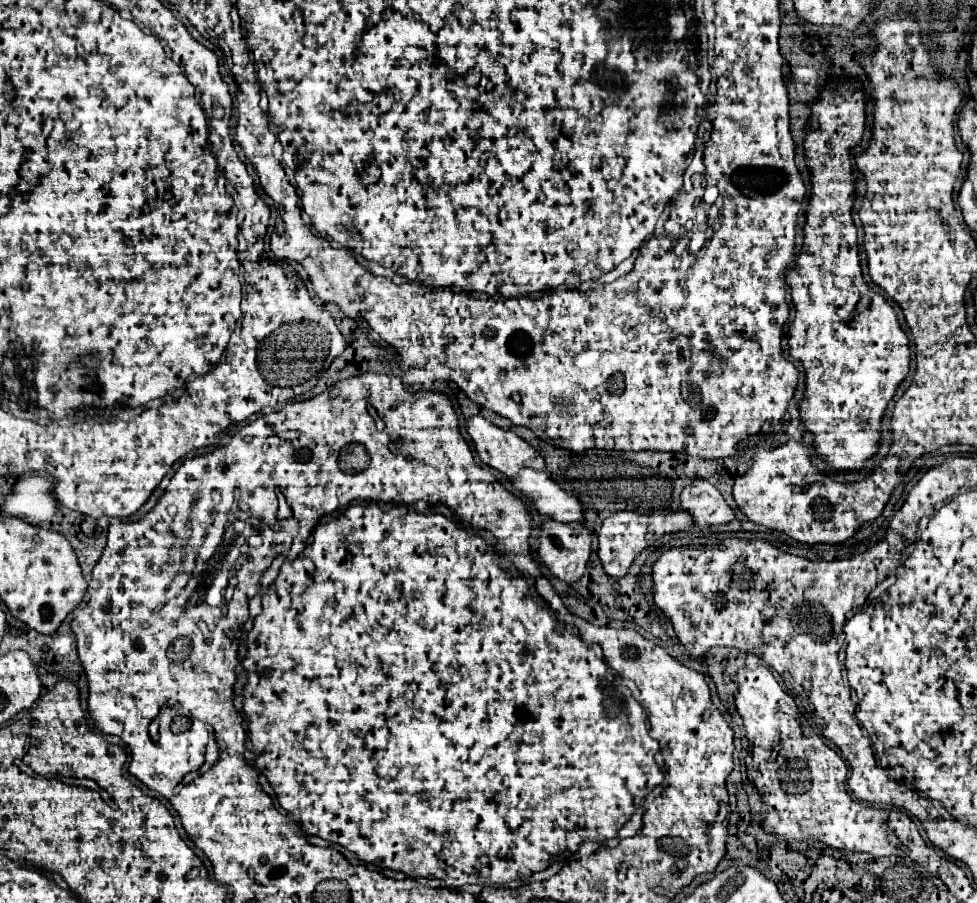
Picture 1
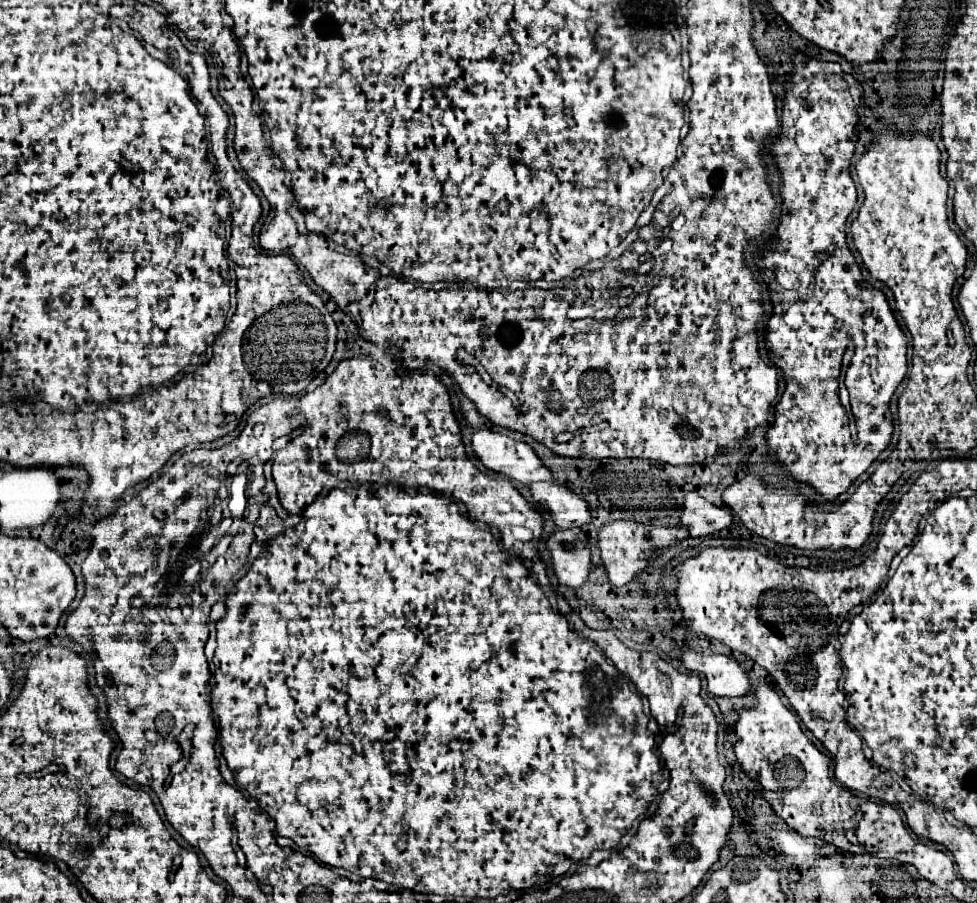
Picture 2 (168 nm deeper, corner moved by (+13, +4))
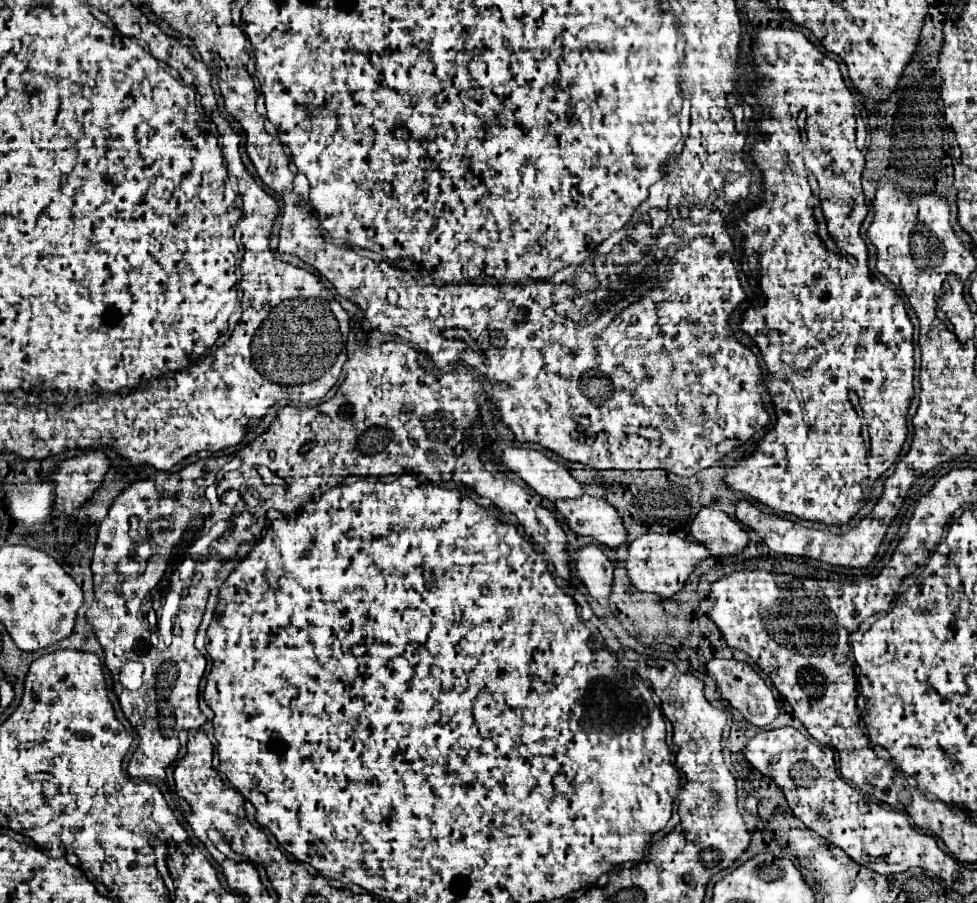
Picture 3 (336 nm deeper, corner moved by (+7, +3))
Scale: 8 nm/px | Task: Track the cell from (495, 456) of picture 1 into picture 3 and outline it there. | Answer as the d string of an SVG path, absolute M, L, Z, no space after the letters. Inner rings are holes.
M507 446L501 450L501 460L511 472L515 472L523 482L527 482L537 494L549 500L577 498L583 494L581 486L567 472L567 468L555 464L539 450Z

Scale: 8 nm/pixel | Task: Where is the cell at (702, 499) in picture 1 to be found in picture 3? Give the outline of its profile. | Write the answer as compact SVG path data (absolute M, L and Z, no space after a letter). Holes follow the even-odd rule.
M703 506L695 516L691 524L691 534L715 558L733 556L749 542L749 536L739 522L731 520L725 512L709 506Z

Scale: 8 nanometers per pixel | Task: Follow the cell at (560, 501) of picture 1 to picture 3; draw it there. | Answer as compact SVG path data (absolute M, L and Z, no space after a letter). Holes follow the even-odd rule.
M583 494L575 500L555 500L555 508L577 534L591 536L609 548L619 548L627 540L617 510L601 498Z

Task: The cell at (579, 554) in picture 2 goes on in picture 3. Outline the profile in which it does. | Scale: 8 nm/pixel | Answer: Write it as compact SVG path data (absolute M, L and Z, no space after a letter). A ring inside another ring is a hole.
M583 546L577 550L575 574L587 588L593 598L607 598L613 582L613 564L609 558L595 546Z

